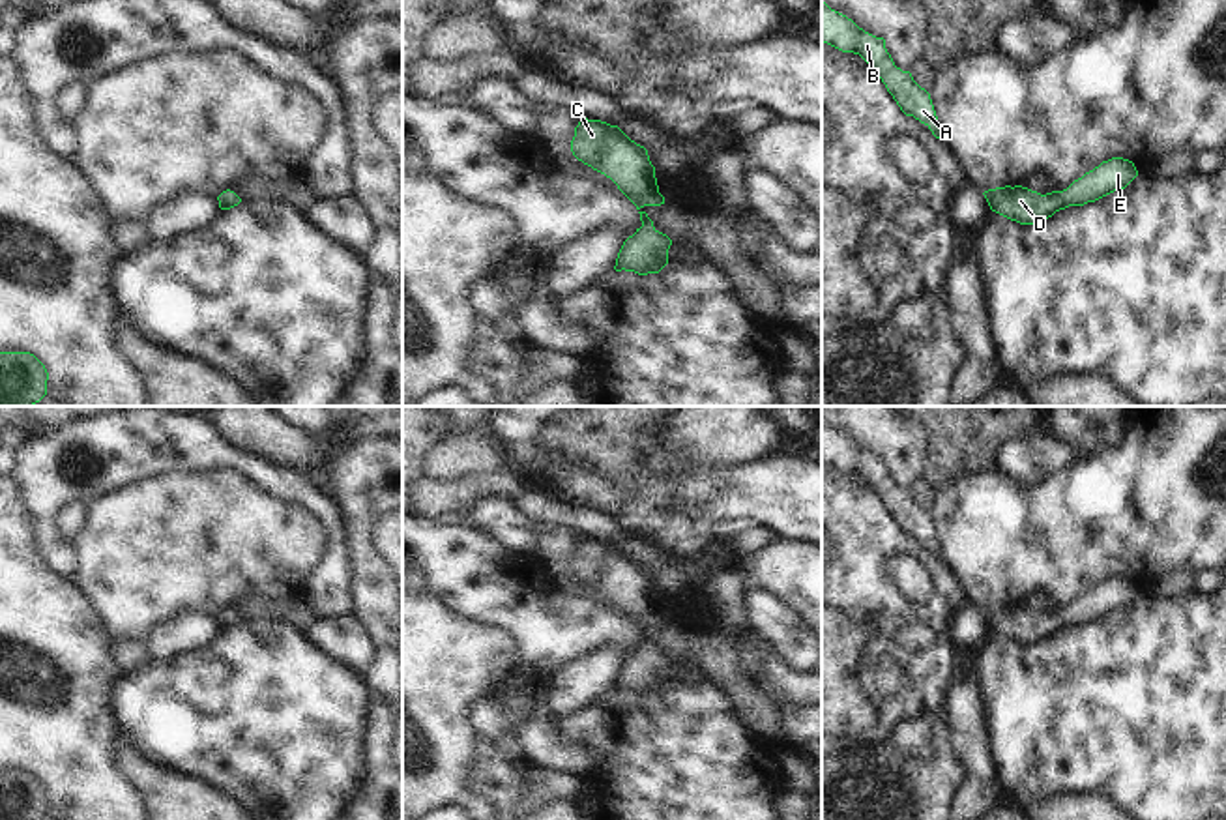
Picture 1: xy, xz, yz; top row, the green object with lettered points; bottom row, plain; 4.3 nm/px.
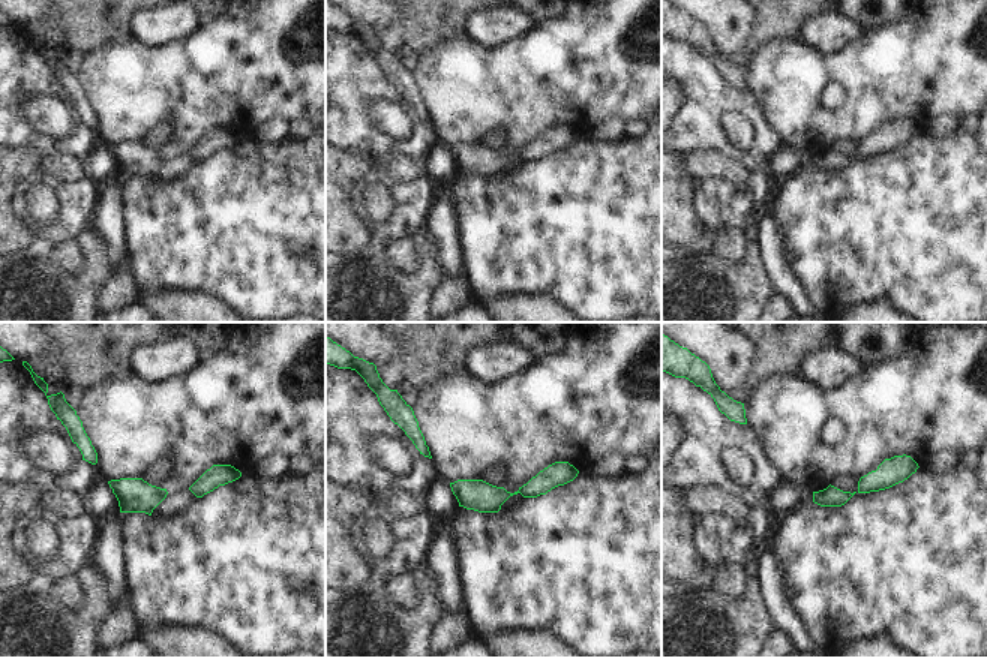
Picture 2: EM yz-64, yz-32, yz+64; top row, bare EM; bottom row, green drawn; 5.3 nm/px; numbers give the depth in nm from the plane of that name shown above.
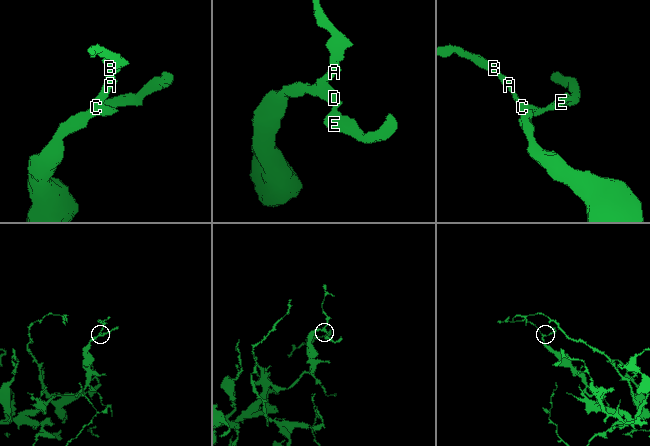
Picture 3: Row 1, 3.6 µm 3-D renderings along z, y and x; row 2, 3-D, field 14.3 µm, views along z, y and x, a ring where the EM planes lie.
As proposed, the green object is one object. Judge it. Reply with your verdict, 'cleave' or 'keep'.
keep

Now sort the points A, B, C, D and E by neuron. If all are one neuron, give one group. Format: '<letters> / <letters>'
A B C D E

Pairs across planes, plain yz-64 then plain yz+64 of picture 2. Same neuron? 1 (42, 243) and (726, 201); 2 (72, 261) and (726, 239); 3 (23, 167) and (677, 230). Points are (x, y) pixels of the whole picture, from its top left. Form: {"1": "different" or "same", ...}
{"1": "same", "2": "same", "3": "same"}

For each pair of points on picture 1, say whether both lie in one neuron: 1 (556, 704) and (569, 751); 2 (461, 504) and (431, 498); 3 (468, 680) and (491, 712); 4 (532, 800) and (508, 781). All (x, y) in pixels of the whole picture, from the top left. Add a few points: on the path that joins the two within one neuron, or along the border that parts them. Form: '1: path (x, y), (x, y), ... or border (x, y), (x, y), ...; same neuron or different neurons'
1: border (541, 706), (554, 719); different neurons
2: path (453, 498), (438, 498); same neuron
3: border (500, 682), (470, 708), (468, 721), (476, 740); different neurons
4: border (532, 764), (526, 774), (525, 794), (519, 800); different neurons

